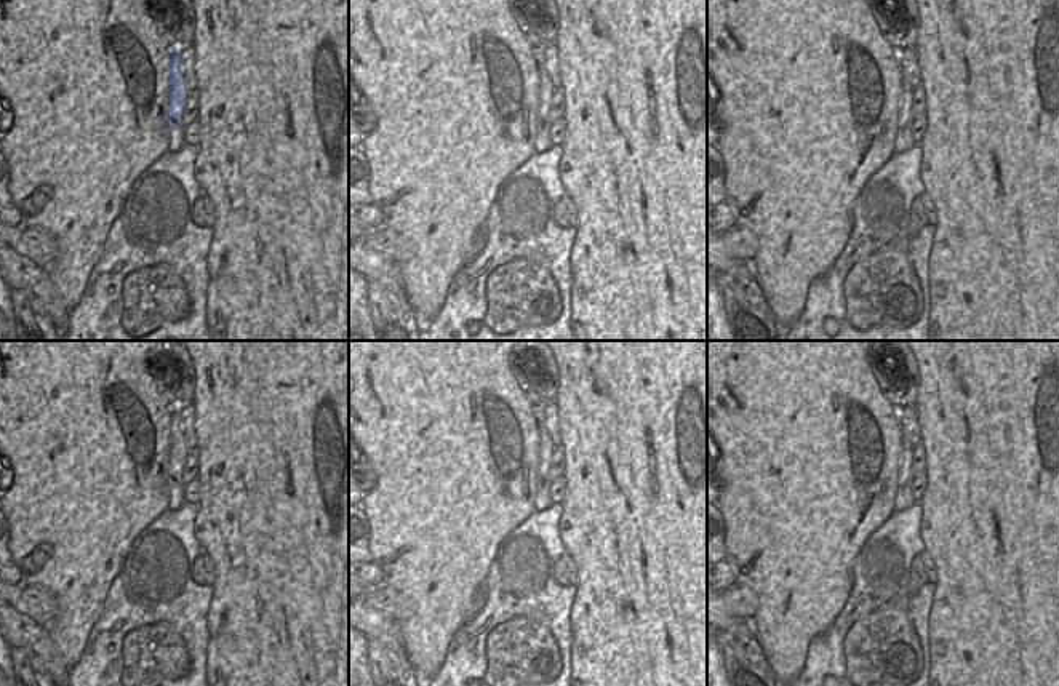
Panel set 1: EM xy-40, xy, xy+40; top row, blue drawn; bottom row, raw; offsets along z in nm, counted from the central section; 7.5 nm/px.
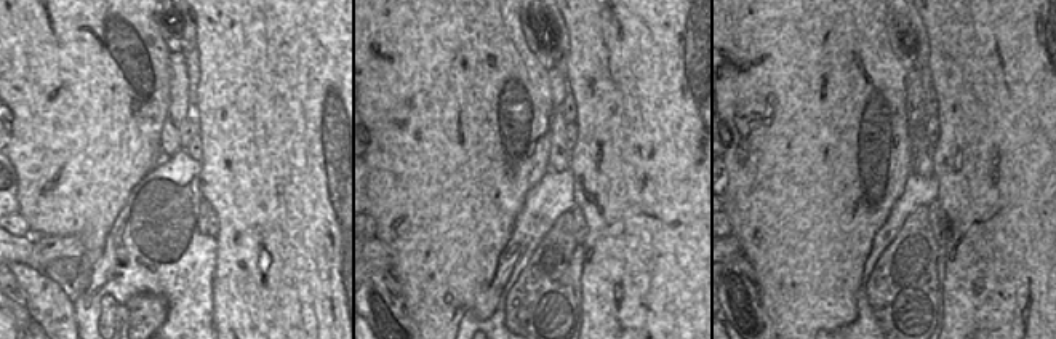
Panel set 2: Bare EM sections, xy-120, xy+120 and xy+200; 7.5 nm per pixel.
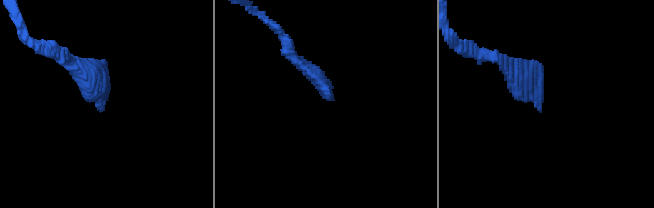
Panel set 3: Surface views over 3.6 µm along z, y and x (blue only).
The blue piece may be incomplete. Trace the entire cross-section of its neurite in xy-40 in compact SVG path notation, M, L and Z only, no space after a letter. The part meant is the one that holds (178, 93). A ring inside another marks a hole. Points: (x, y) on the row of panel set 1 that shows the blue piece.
M171 50L170 66L170 104L168 104L168 126L170 126L170 150L178 150L184 146L184 126L181 125L184 104L187 101L187 88L182 77L182 62Z

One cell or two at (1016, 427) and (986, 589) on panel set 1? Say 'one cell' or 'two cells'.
one cell

